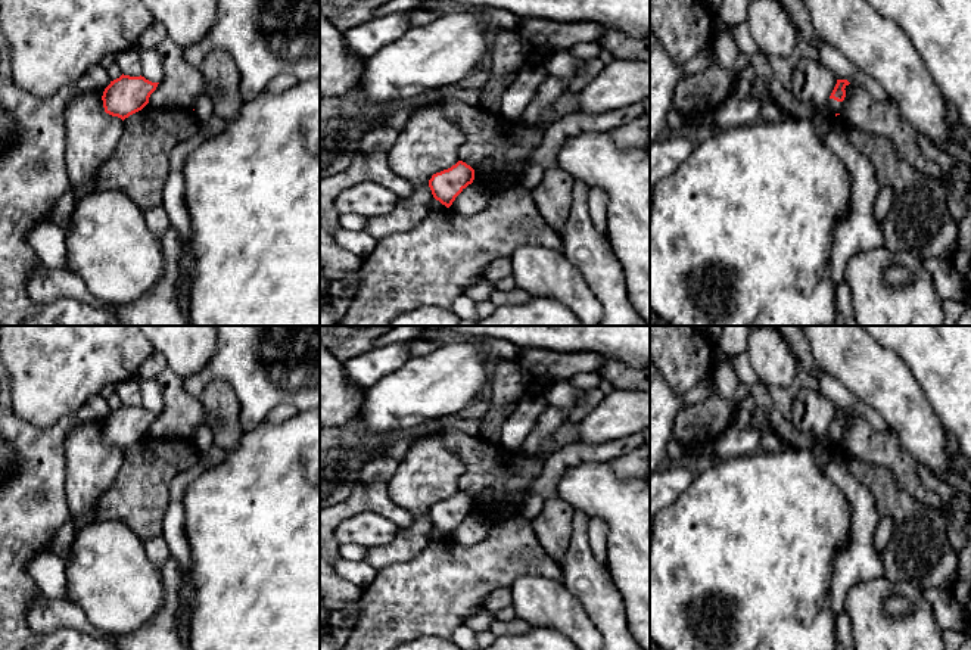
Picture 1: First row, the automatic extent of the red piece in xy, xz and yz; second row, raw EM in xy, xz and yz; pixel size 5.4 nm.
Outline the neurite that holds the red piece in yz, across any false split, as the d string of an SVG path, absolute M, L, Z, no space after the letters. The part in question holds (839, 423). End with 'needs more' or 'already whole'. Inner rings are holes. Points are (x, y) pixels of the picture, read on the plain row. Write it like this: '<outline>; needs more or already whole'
M837 410L837 414L830 426L830 430L827 432L825 436L821 438L821 444L825 447L832 447L832 445L840 445L841 442L841 436L843 436L843 430L846 427L846 417L850 413L847 410Z; needs more

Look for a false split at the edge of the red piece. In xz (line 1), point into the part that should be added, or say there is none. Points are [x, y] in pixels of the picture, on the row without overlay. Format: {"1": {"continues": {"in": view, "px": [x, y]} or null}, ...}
{"1": {"continues": null}}

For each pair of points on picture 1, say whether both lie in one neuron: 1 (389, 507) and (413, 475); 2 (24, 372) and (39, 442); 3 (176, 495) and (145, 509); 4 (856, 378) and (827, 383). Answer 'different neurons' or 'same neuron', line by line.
1: different neurons
2: different neurons
3: different neurons
4: different neurons

